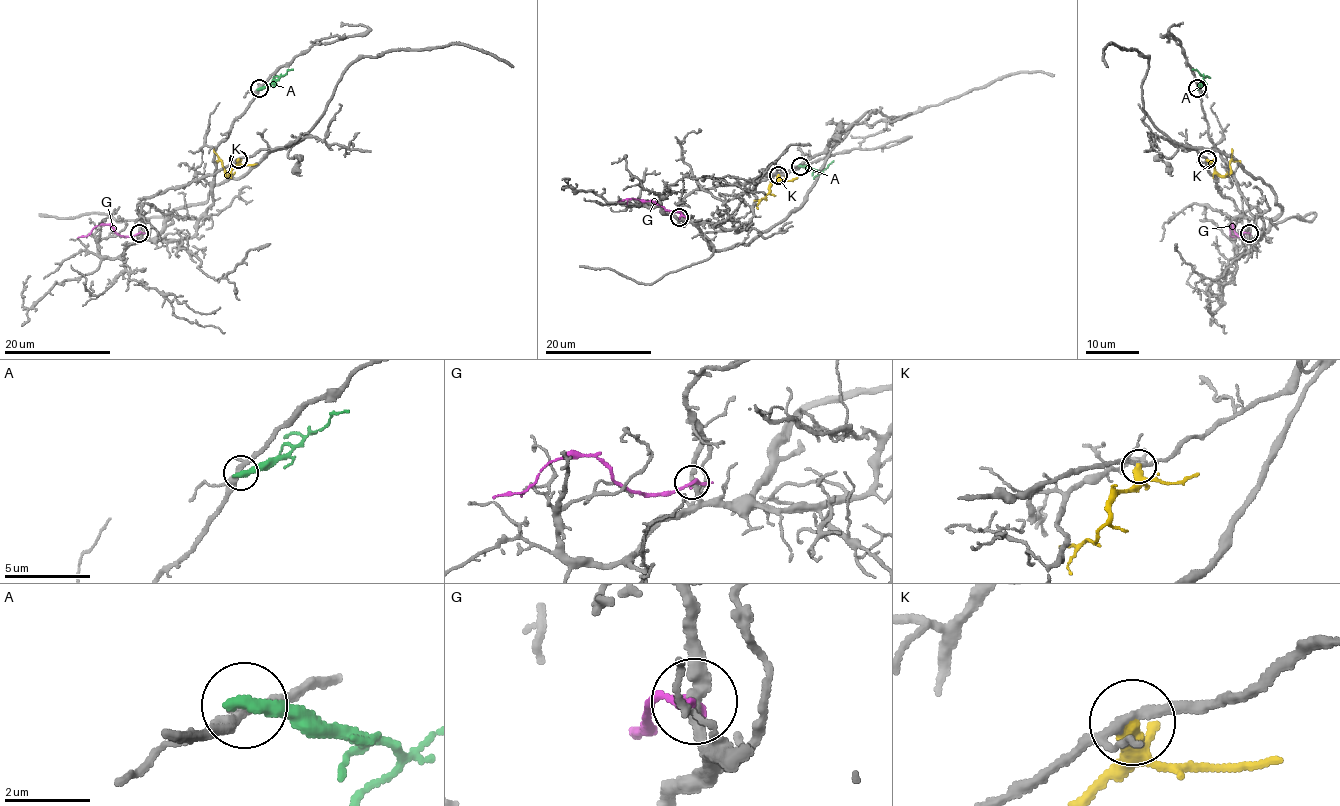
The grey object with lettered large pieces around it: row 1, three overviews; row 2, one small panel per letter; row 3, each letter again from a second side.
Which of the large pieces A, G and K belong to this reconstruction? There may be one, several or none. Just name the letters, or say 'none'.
none

